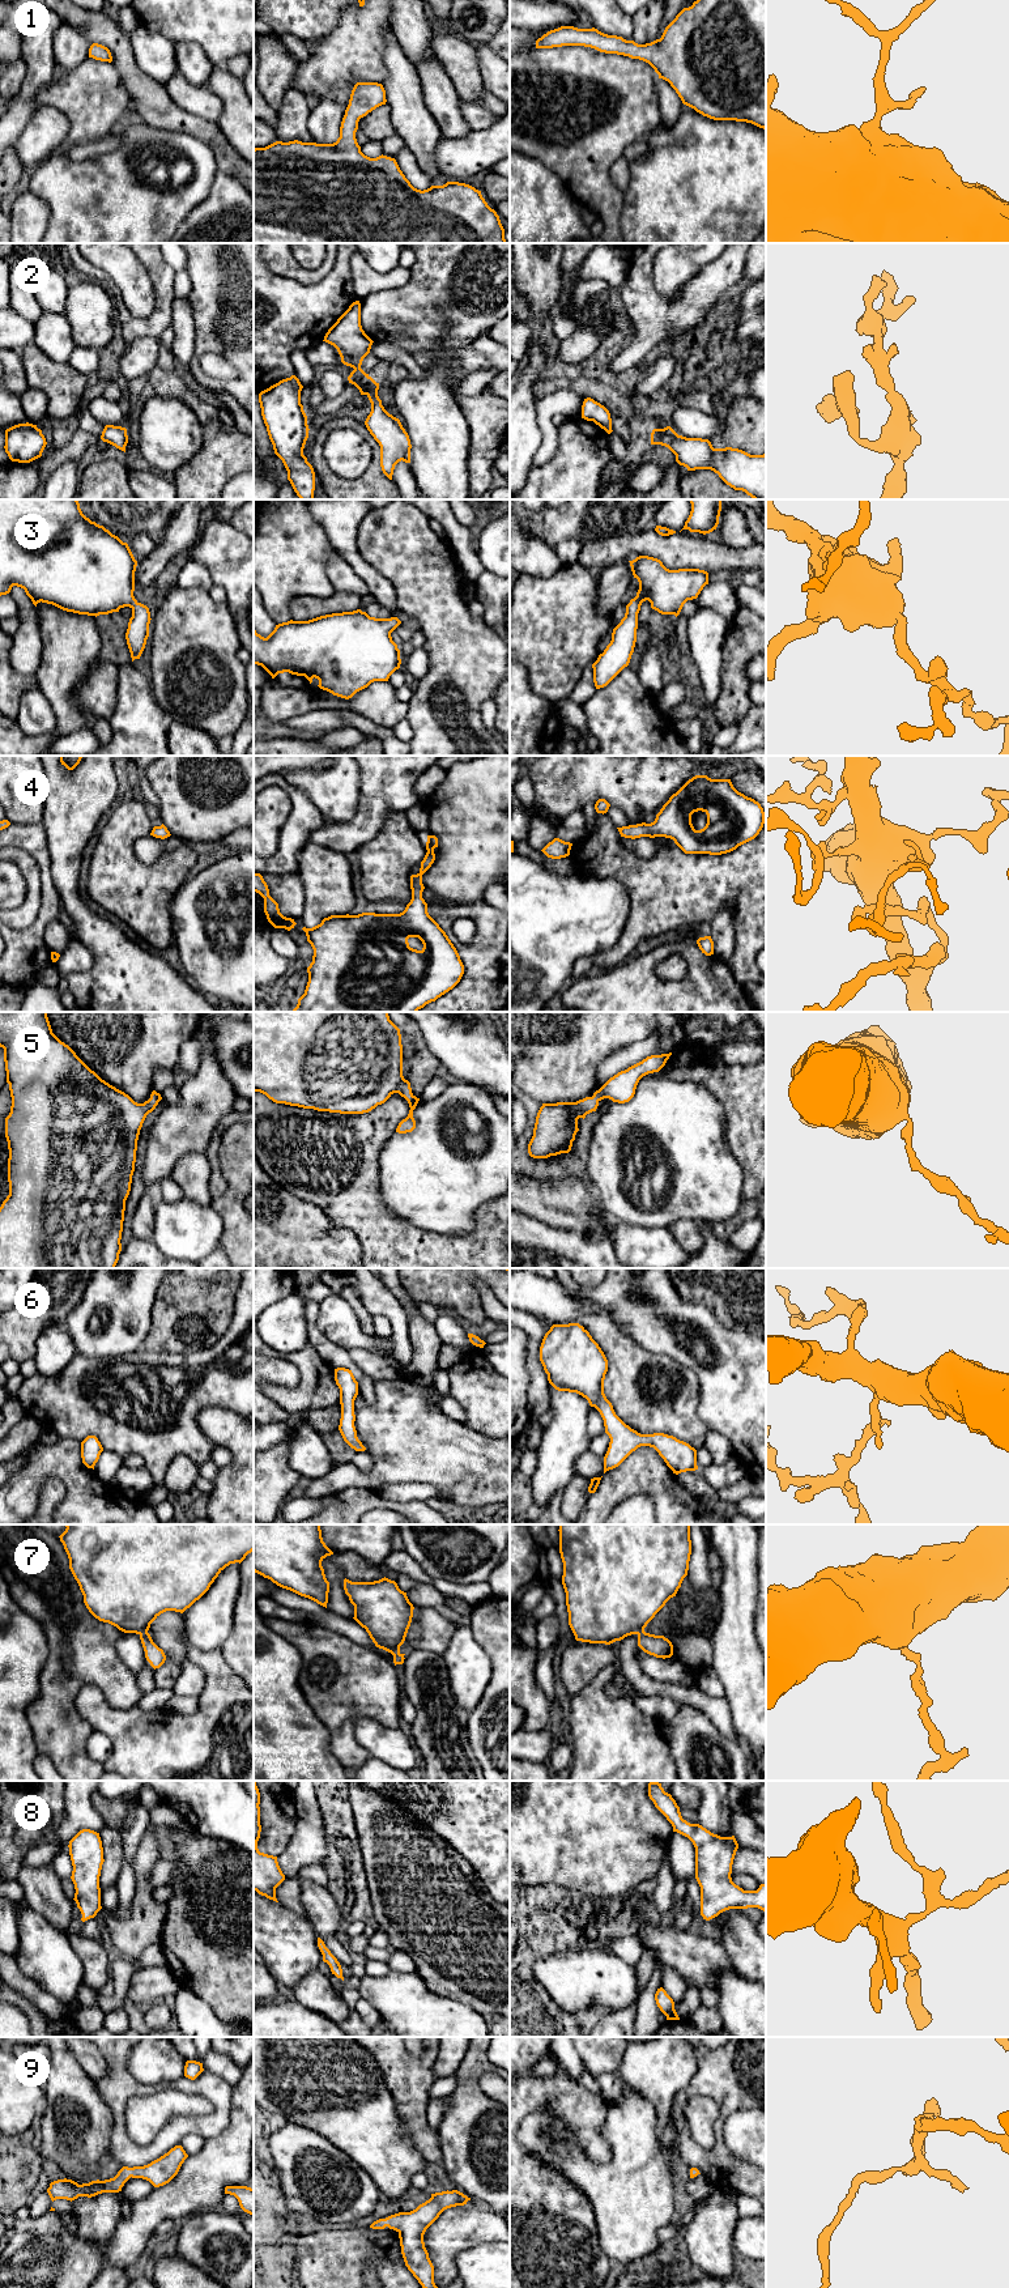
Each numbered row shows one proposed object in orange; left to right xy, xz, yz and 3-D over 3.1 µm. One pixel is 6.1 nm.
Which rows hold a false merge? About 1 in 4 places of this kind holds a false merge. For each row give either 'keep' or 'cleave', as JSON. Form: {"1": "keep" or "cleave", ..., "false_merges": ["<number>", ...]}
{"1": "keep", "2": "keep", "3": "keep", "4": "keep", "5": "keep", "6": "keep", "7": "cleave", "8": "keep", "9": "keep", "false_merges": ["7"]}

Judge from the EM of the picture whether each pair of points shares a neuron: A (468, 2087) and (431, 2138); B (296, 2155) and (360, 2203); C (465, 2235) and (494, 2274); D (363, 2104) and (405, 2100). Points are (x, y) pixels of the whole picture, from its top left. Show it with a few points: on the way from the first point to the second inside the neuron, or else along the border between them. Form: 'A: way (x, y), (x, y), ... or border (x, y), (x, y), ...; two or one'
A: border (435, 2130), (439, 2138), (441, 2160); two
B: way (311, 2169), (323, 2181), (344, 2193); one
C: border (496, 2241), (465, 2248), (456, 2257), (456, 2271); two
D: border (382, 2072), (404, 2130); two

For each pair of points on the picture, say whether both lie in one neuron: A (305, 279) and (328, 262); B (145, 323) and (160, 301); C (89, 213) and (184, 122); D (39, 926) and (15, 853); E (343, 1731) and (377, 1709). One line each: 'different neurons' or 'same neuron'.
A: same neuron
B: same neuron
C: different neurons
D: different neurons
E: same neuron

